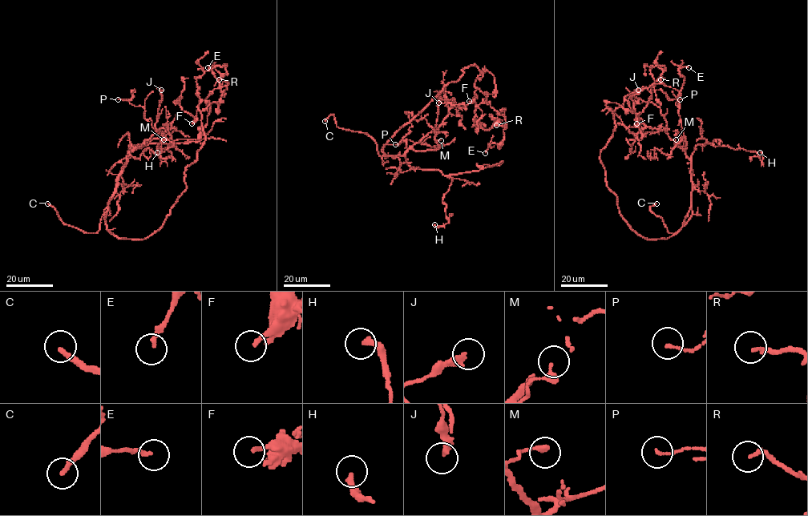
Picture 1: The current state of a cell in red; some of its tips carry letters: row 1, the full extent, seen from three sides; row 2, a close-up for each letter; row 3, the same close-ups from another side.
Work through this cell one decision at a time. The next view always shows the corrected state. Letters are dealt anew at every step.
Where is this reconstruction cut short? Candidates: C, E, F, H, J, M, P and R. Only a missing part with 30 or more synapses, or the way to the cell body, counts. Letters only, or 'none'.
C, R

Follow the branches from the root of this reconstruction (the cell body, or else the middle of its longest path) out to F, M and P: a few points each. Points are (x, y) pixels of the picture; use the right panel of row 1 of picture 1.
F: (636, 232), (608, 186), (599, 151), (612, 136), (613, 111), (626, 96), (636, 123)
M: (636, 232), (666, 239), (687, 215), (691, 162), (685, 139), (676, 139)
P: (636, 232), (649, 239), (672, 236), (682, 226), (690, 206), (691, 162), (680, 135), (676, 105), (680, 99)

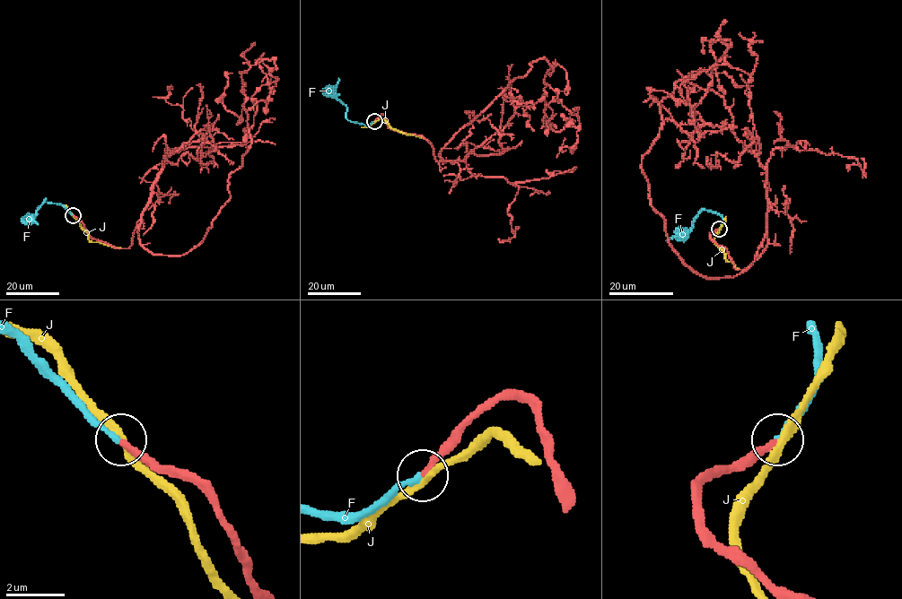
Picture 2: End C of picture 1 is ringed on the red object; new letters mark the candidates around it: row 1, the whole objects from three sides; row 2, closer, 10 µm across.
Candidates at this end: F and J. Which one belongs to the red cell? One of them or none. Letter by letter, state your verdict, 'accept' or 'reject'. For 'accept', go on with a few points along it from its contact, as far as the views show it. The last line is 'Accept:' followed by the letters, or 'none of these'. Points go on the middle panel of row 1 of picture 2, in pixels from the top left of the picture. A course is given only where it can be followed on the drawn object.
F: accept; course (374, 121), (369, 125), (350, 121), (345, 117), (347, 108), (333, 91)
J: reject
Accept: F

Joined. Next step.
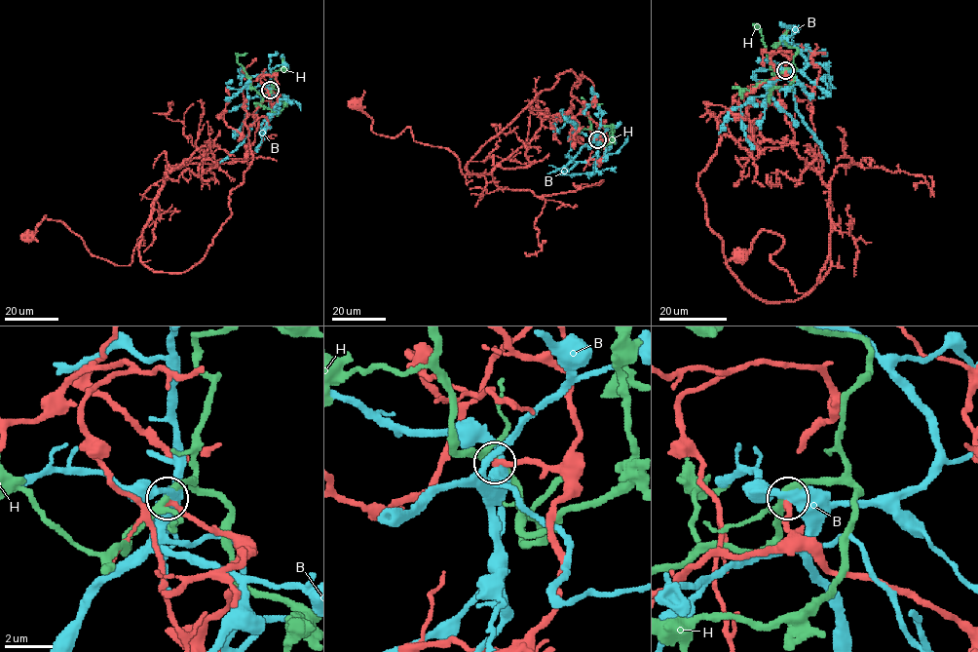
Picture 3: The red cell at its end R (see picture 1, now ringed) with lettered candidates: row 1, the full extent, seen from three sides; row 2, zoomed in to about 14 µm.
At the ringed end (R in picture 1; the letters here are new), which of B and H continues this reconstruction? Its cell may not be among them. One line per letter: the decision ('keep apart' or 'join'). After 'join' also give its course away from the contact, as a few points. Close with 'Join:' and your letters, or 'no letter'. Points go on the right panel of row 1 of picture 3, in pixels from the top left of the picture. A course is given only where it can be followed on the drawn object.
B: keep apart
H: keep apart
Join: no letter

